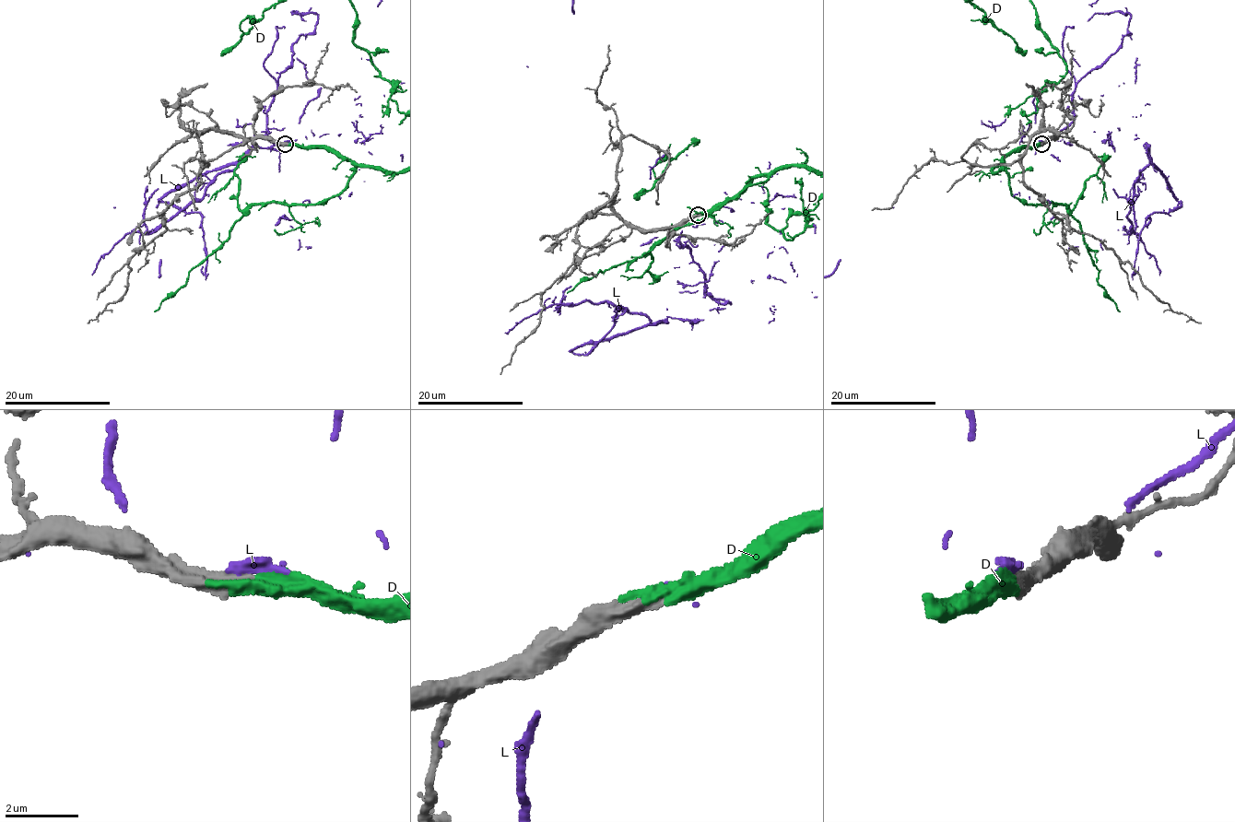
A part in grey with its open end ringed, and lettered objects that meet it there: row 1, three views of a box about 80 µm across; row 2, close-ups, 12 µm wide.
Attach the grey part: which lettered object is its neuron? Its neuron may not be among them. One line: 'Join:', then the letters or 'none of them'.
Join: D

